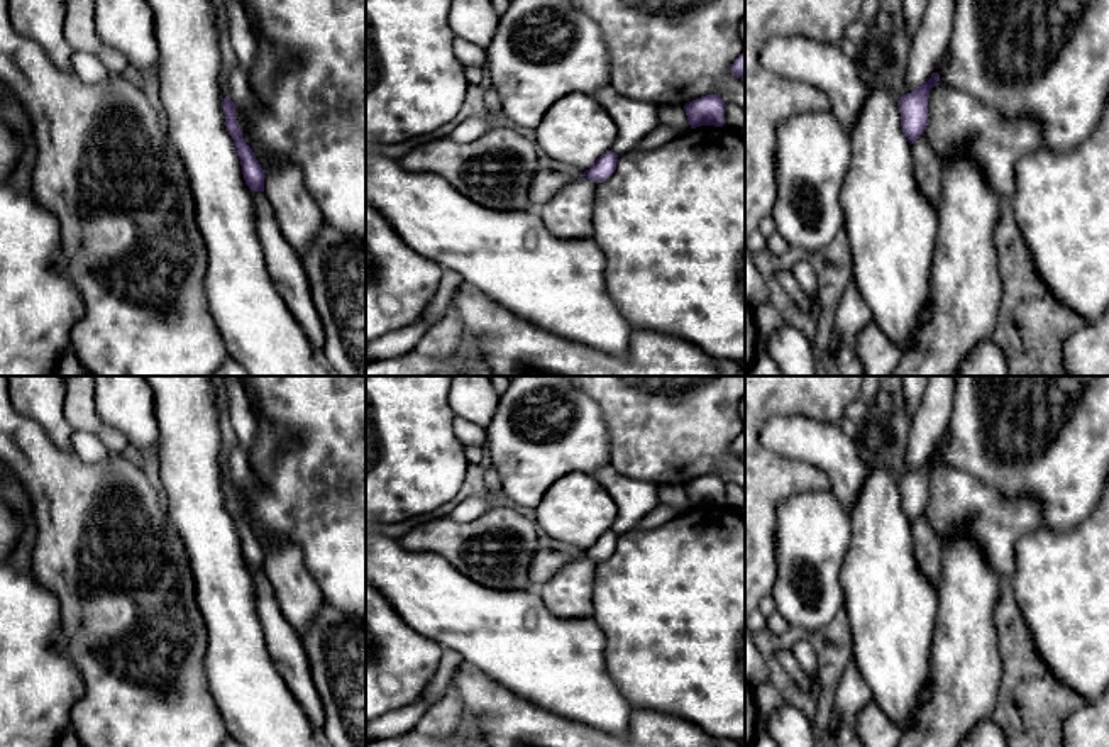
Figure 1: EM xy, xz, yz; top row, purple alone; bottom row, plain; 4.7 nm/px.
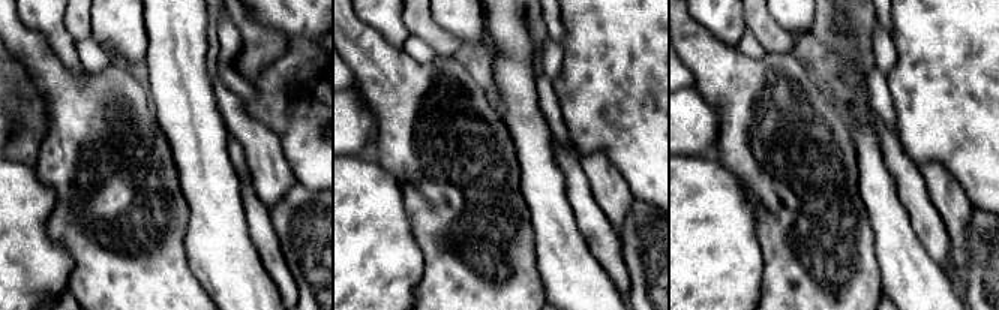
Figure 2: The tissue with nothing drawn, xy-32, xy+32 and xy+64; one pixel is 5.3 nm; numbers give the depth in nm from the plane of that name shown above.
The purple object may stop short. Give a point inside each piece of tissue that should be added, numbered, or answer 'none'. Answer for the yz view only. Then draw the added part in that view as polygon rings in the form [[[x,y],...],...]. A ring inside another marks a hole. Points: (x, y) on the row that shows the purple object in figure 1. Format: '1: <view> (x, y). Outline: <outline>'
1: yz (1048, 60). Outline: [[[955,0],[948,54],[950,61],[940,73],[940,81],[943,85],[970,93],[1007,119],[1031,117],[1038,120],[1041,124],[1043,147],[1058,152],[1072,151],[1097,127],[1109,98],[1109,0]]]

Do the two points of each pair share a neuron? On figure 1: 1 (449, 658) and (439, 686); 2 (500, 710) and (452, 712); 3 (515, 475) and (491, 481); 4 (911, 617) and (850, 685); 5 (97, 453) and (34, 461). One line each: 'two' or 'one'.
1: one
2: two
3: two
4: two
5: two

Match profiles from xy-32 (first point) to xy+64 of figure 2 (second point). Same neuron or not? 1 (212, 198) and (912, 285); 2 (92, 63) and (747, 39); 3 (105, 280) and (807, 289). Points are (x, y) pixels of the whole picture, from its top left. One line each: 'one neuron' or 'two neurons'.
1: one neuron
2: one neuron
3: one neuron

